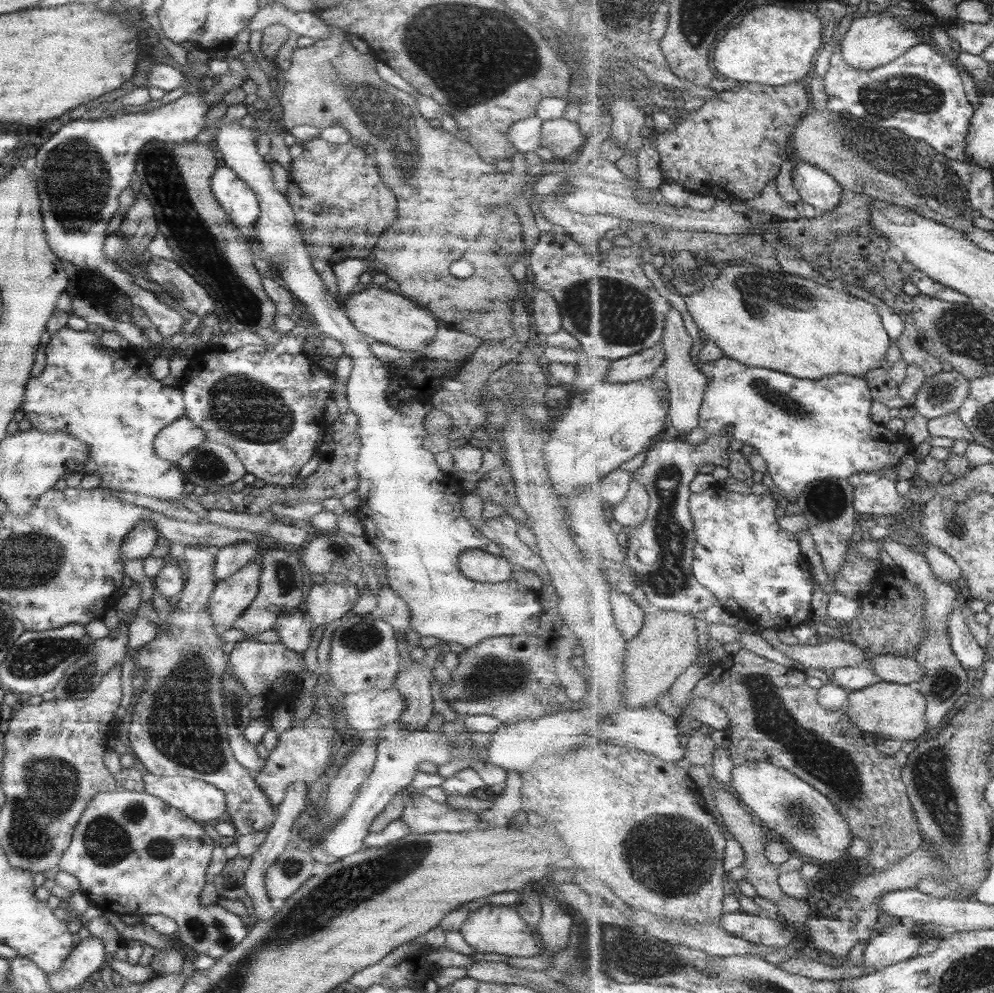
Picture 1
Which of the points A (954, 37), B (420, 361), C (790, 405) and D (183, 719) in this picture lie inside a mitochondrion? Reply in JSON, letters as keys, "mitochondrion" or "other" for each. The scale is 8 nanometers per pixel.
{"A":"other","B":"other","C":"mitochondrion","D":"mitochondrion"}

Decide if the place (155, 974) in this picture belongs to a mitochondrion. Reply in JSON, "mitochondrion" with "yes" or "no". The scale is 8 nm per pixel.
{"mitochondrion":"no"}

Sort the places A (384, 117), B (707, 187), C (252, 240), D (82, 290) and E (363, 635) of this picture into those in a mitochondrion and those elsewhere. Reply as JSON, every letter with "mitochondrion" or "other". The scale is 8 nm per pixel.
{"A":"mitochondrion","B":"other","C":"other","D":"other","E":"mitochondrion"}

